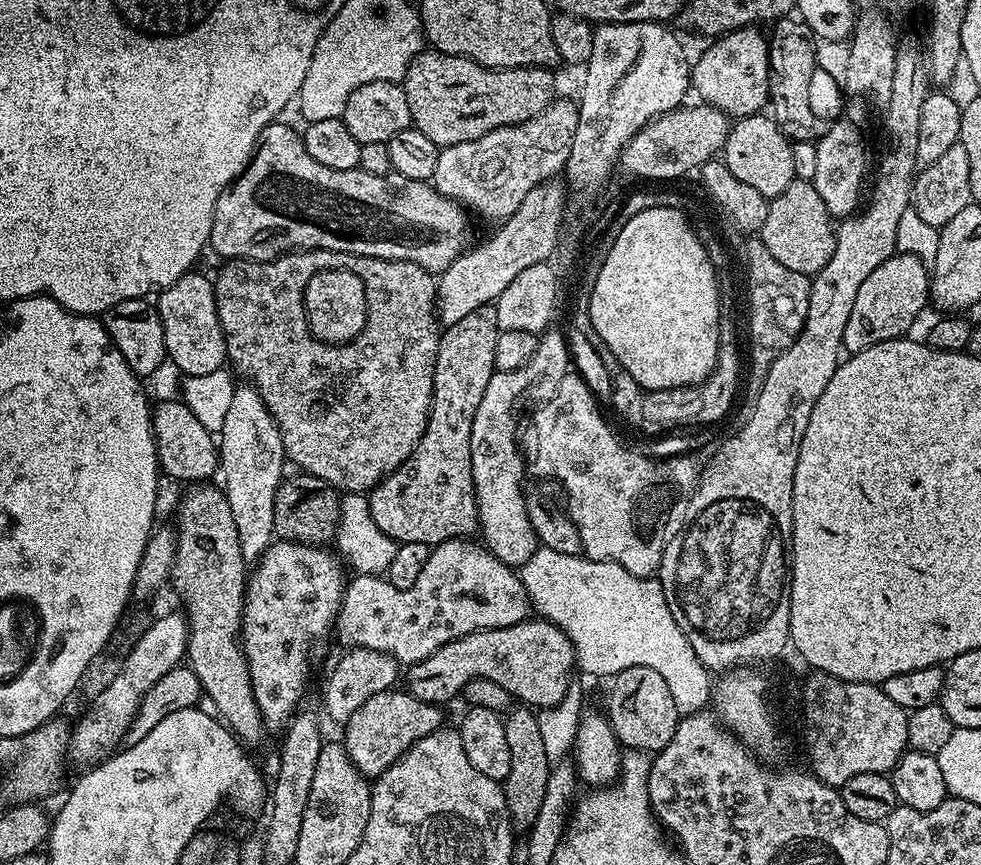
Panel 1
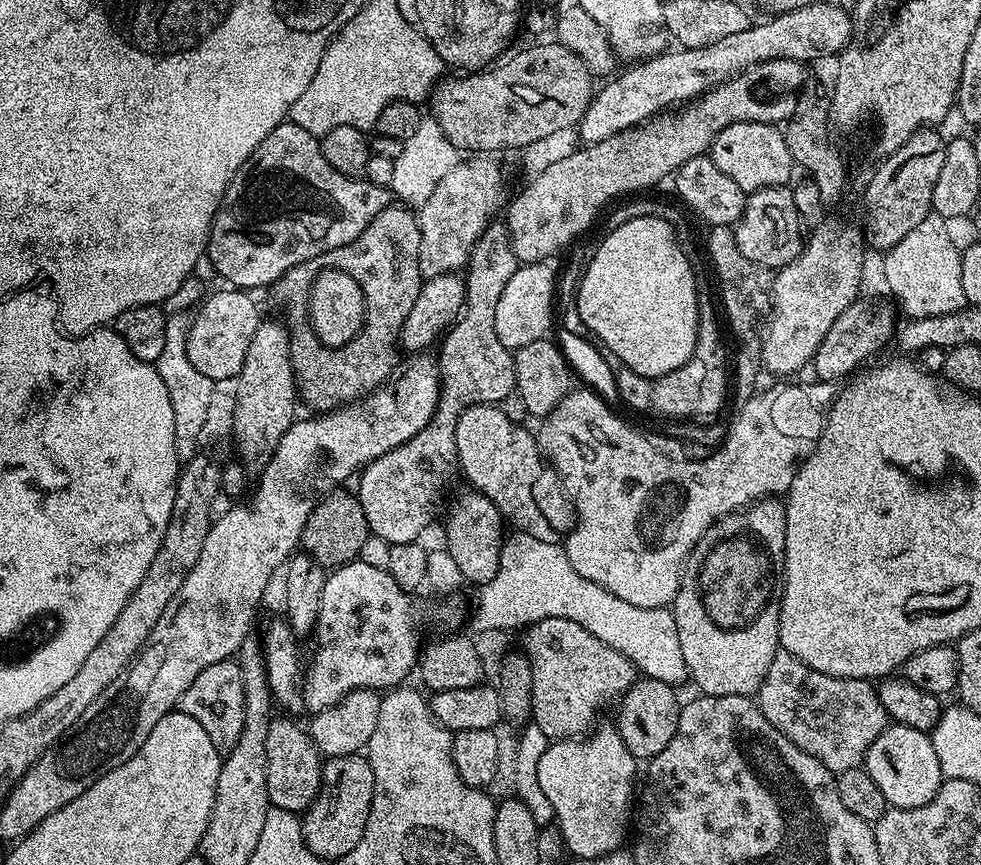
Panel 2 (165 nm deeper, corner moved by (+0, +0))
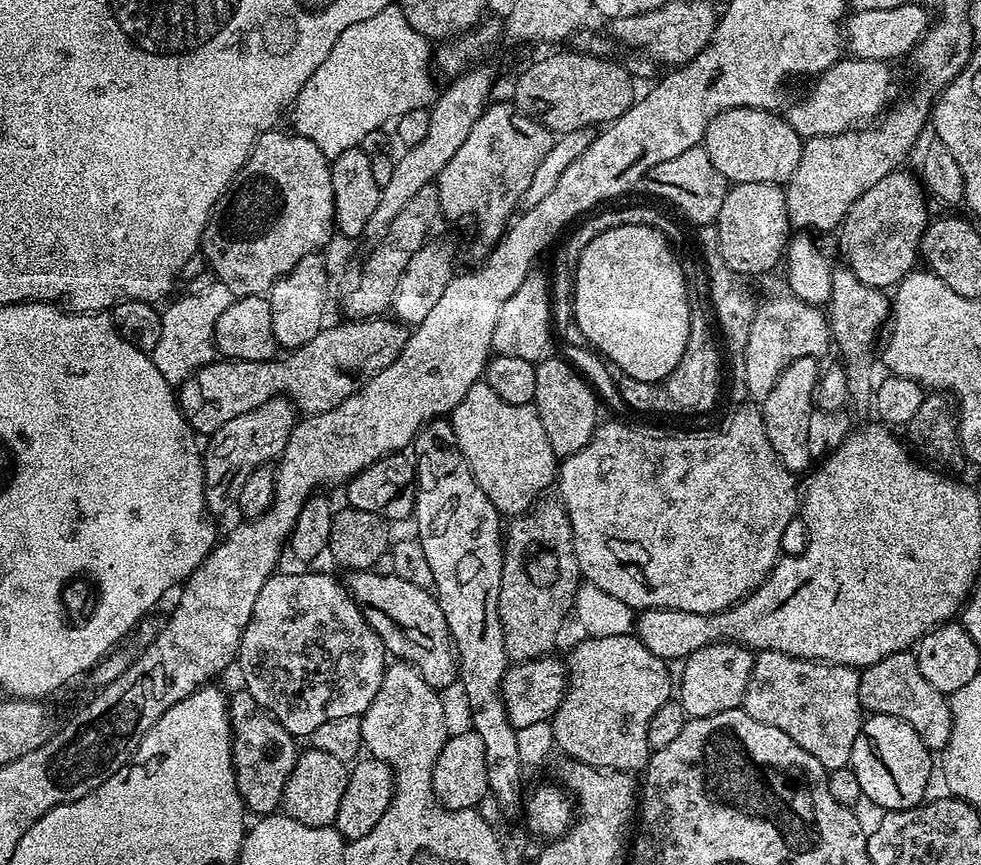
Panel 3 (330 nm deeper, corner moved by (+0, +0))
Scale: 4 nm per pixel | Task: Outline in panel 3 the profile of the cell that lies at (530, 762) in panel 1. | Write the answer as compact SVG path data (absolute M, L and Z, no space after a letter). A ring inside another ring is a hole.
M541 499L532 505L527 512L515 517L507 525L503 537L504 561L502 562L502 586L498 590L498 614L502 622L504 649L509 661L523 662L536 660L553 651L556 639L564 628L564 619L570 616L576 602L576 592L580 589L582 577L578 558L574 554L574 538L570 518L559 499Z

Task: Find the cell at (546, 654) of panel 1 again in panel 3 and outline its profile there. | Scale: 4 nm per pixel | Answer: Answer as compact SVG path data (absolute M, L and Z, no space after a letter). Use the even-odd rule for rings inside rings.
M635 634L584 638L584 641L566 656L564 700L550 721L553 745L557 749L560 747L565 752L565 757L588 764L591 768L629 774L647 769L650 759L650 718L654 718L654 714L658 714L658 710L662 710L662 706L669 703L674 696L674 676L668 673L668 668L665 660L650 654L650 650L646 650L640 637Z

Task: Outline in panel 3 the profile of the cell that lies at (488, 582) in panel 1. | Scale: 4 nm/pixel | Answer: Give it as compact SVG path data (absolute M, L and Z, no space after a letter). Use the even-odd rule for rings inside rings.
M277 571L268 577L254 602L254 614L242 634L238 668L244 679L243 691L248 692L288 733L297 738L311 737L322 722L334 718L361 717L374 702L374 694L382 686L386 667L384 643L360 613L352 593L343 583L324 572Z

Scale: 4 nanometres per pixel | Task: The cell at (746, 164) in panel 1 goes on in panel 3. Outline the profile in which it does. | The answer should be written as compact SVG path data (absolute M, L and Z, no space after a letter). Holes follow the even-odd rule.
M731 108L722 110L706 126L702 146L714 162L714 170L732 184L770 182L783 185L794 174L802 154L802 137L790 130L783 115L767 108Z

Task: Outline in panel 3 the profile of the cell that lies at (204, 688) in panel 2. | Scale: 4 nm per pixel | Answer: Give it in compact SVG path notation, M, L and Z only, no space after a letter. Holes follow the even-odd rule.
M237 690L231 693L228 701L228 721L232 727L232 761L236 771L236 785L238 794L244 799L245 809L249 813L256 812L257 817L273 815L281 807L286 790L286 782L296 765L298 755L297 737L292 736L287 730L270 716L248 692Z

